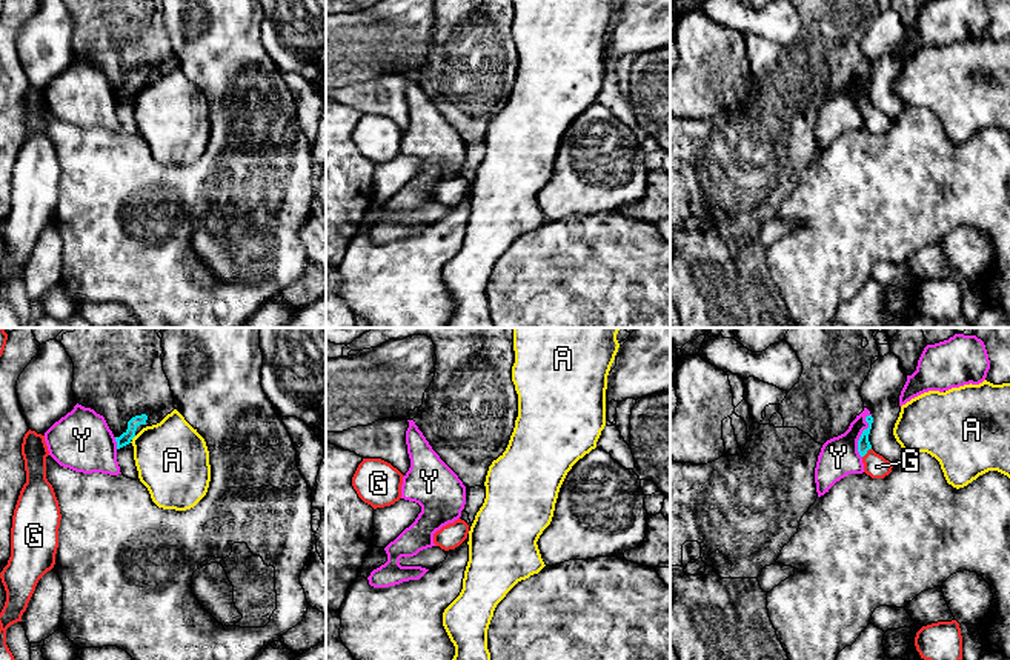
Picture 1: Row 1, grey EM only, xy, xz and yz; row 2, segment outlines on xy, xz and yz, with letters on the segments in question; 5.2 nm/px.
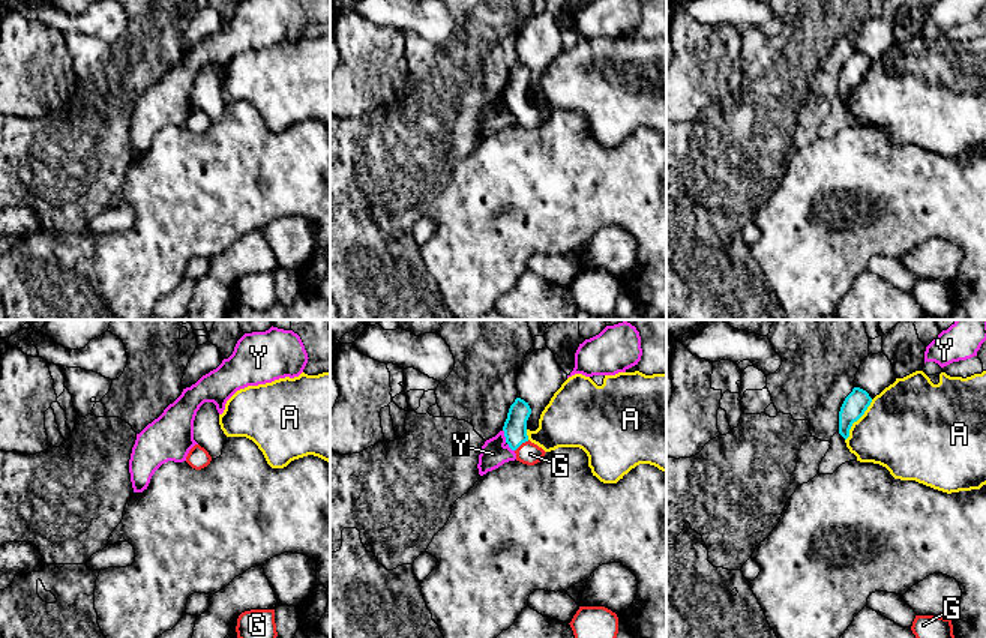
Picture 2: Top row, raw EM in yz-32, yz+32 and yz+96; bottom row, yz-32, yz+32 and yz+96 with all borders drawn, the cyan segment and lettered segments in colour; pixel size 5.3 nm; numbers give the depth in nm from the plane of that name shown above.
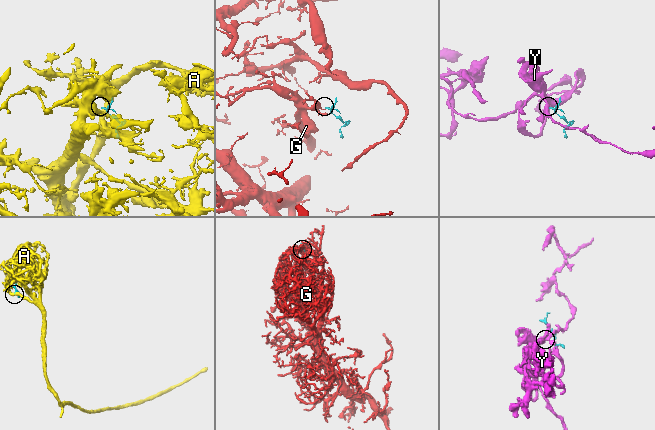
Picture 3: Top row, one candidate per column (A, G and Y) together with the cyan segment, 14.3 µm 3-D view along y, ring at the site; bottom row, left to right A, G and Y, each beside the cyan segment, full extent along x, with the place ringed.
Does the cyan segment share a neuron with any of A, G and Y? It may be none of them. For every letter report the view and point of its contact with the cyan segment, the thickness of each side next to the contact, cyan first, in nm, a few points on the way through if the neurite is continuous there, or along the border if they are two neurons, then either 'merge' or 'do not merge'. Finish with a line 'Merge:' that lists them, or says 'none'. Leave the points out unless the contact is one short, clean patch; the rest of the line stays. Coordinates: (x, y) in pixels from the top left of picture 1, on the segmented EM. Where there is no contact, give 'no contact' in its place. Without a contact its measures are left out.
A: meets cyan in xy at (132, 437); 70 nm thick on the cyan side, 380 nm on the other; border along xy (136, 436), (131, 439); do not merge
G: meets cyan in yz at (866, 453); 70 nm thick on the cyan side, 120 nm on the other; runs through yz (864, 445), (866, 453), (877, 466); merge
Y: meets cyan in yz at (861, 436); 70 nm thick on the cyan side, 200 nm on the other; border along yz (870, 414), (858, 440), (861, 457); do not merge
Merge: G

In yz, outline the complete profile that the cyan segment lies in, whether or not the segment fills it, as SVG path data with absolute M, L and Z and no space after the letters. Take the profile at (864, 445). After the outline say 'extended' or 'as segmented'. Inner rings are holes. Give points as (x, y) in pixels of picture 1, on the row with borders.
M867 415L865 422L869 423L869 428L862 431L858 440L858 452L862 457L864 472L872 478L884 478L892 472L893 465L872 449L869 434L872 429L873 417Z; extended

